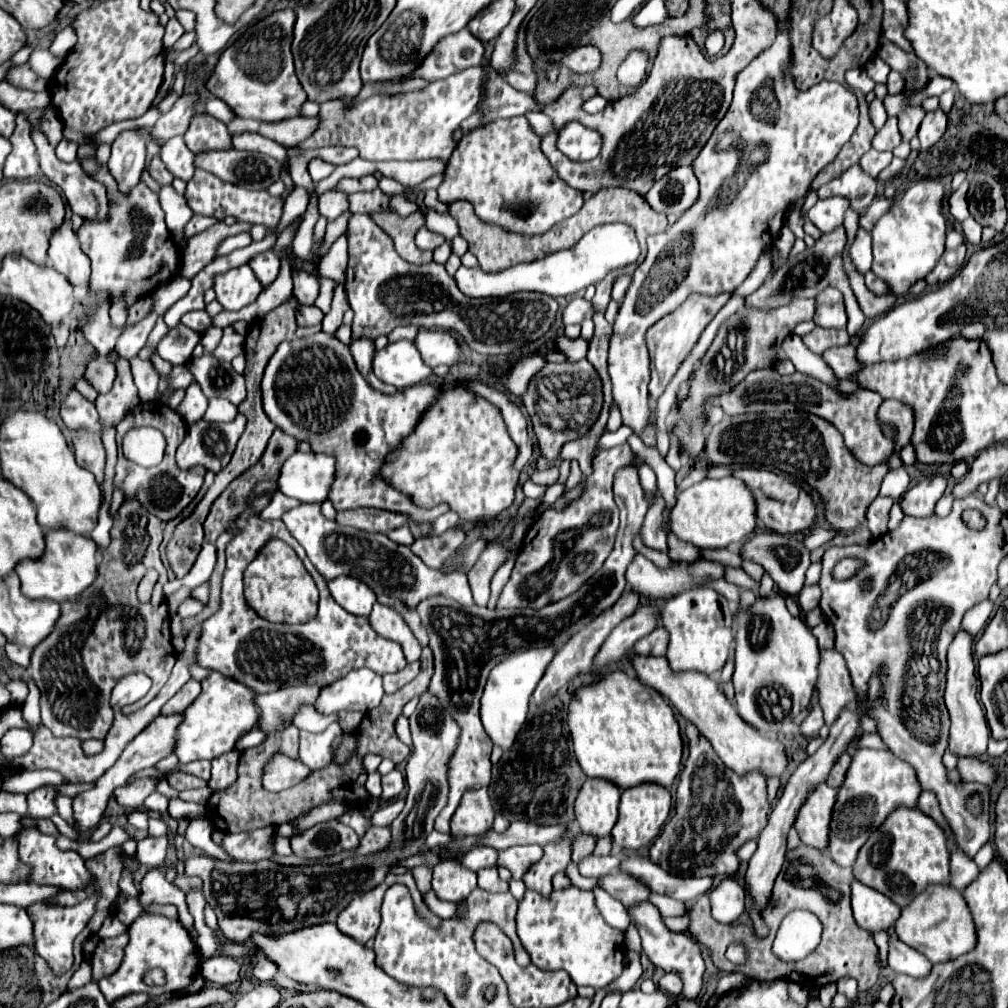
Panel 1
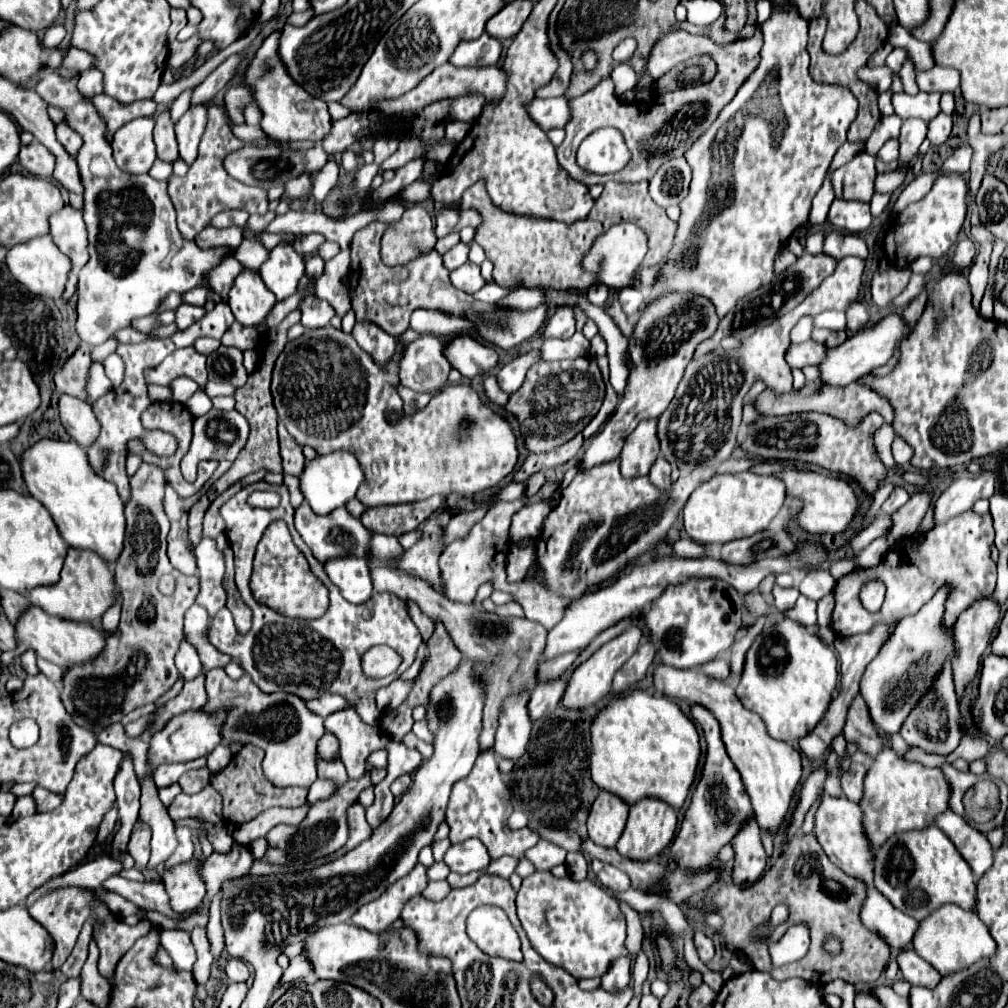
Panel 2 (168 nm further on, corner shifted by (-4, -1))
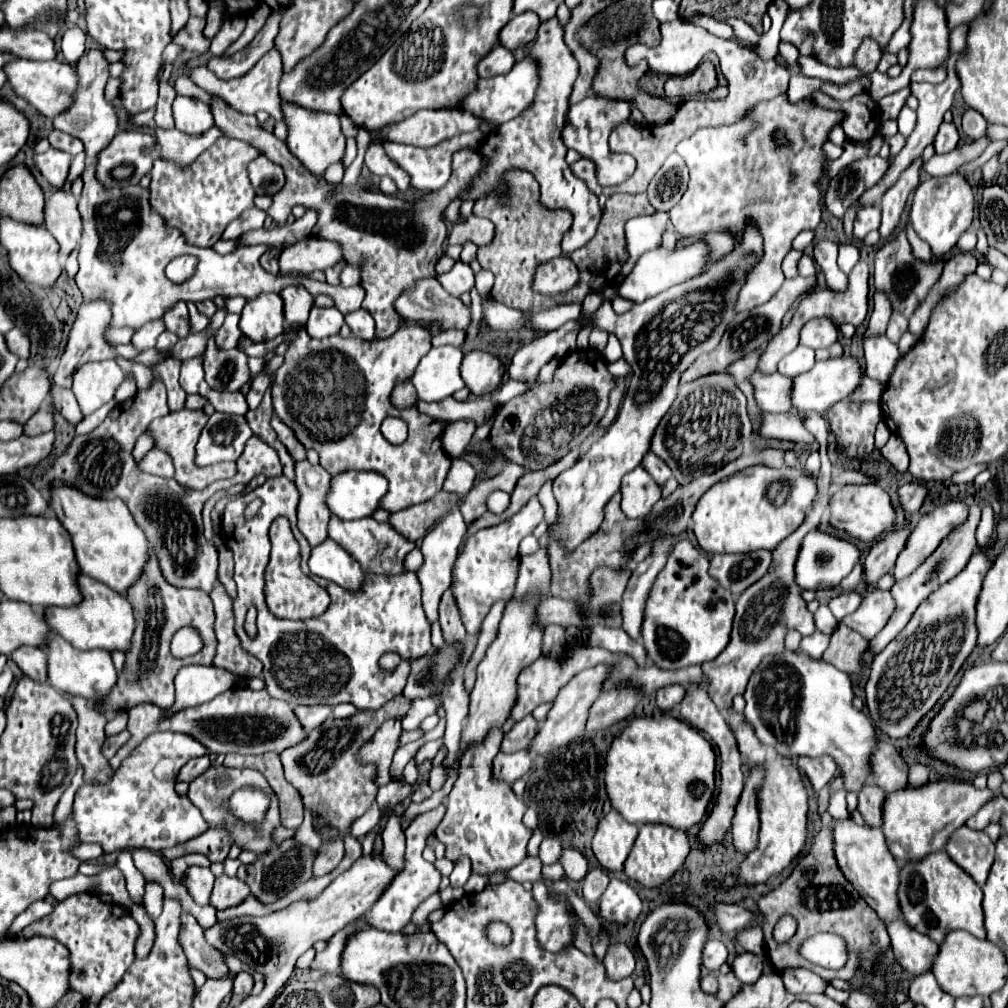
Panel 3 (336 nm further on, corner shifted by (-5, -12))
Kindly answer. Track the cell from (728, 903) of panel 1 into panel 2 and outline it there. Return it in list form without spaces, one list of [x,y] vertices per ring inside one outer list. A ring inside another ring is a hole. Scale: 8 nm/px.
[[[749,818],[741,830],[731,840],[735,850],[735,868],[733,882],[735,884],[753,884],[763,874],[767,864],[767,854],[761,844],[761,828],[753,818]]]

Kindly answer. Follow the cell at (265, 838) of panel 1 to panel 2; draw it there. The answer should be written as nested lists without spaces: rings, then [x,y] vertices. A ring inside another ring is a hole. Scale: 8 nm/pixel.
[[[235,844],[229,854],[211,854],[203,864],[203,880],[207,884],[207,896],[213,898],[223,882],[243,878],[253,864],[253,856],[249,848]]]

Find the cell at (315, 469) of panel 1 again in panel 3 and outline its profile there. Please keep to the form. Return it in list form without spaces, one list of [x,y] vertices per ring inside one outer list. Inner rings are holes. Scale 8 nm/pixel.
[[[344,471],[332,477],[326,507],[338,519],[370,517],[386,489],[388,481],[376,471]]]

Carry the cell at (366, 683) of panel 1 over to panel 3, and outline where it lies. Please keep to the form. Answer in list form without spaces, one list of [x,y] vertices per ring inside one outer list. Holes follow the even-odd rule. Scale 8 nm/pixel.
[[[328,705],[294,707],[294,713],[298,715],[300,723],[304,725],[304,731],[314,731],[316,727],[320,727],[320,723],[324,723],[324,719],[328,719],[328,715],[332,713],[332,707],[328,707]]]

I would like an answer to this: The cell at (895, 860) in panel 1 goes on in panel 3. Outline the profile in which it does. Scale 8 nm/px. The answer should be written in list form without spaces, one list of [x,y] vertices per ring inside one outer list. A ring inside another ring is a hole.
[[[936,851],[932,855],[926,855],[924,859],[918,859],[916,863],[902,865],[898,899],[904,921],[936,943],[940,943],[944,935],[952,929],[964,929],[978,939],[986,937],[982,915],[982,889],[966,871],[962,871],[962,867],[958,867],[948,857],[946,851]]]

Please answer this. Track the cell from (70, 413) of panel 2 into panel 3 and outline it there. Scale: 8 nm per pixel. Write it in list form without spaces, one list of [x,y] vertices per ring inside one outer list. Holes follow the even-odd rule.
[[[52,387],[52,401],[54,407],[62,413],[62,417],[70,423],[70,425],[78,425],[82,421],[82,411],[78,407],[78,401],[74,397],[74,393],[70,389],[60,389],[60,387]]]

